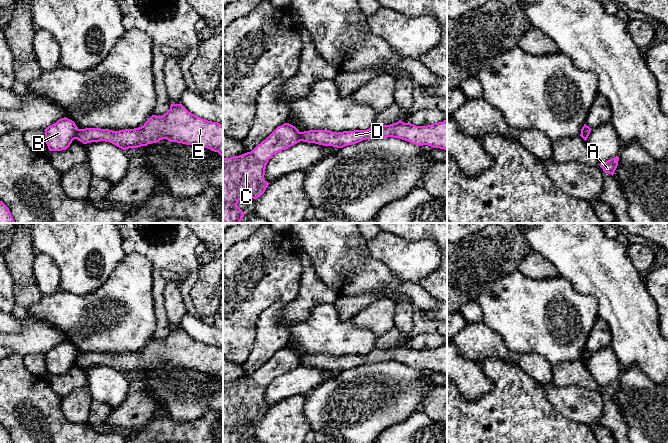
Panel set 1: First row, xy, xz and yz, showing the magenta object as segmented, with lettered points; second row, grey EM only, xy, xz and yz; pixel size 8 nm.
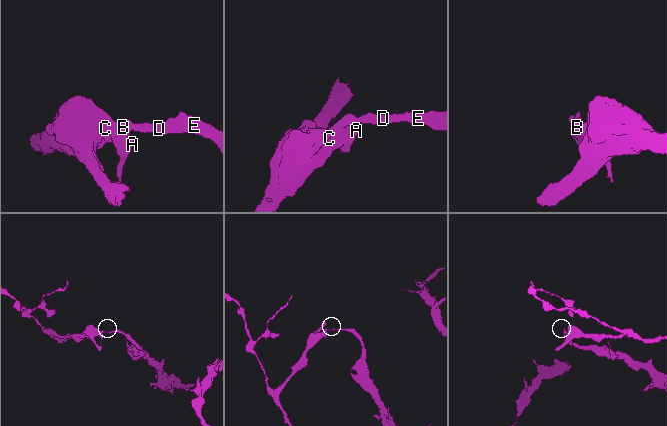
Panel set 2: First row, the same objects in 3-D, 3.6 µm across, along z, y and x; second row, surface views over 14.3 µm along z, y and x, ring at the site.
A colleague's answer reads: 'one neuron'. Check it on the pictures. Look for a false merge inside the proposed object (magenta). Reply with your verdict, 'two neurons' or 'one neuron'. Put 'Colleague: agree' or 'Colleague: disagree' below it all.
two neurons
Colleague: disagree

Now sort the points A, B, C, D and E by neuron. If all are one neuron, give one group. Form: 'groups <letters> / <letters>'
groups A B C / D E

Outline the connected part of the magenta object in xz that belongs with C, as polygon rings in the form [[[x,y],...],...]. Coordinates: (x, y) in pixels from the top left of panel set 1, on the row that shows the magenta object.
[[[284,123],[278,126],[265,140],[258,144],[251,152],[239,156],[223,158],[223,223],[240,223],[244,212],[238,207],[238,201],[243,198],[257,199],[270,183],[264,180],[266,165],[273,155],[286,150],[300,142],[299,130]]]

